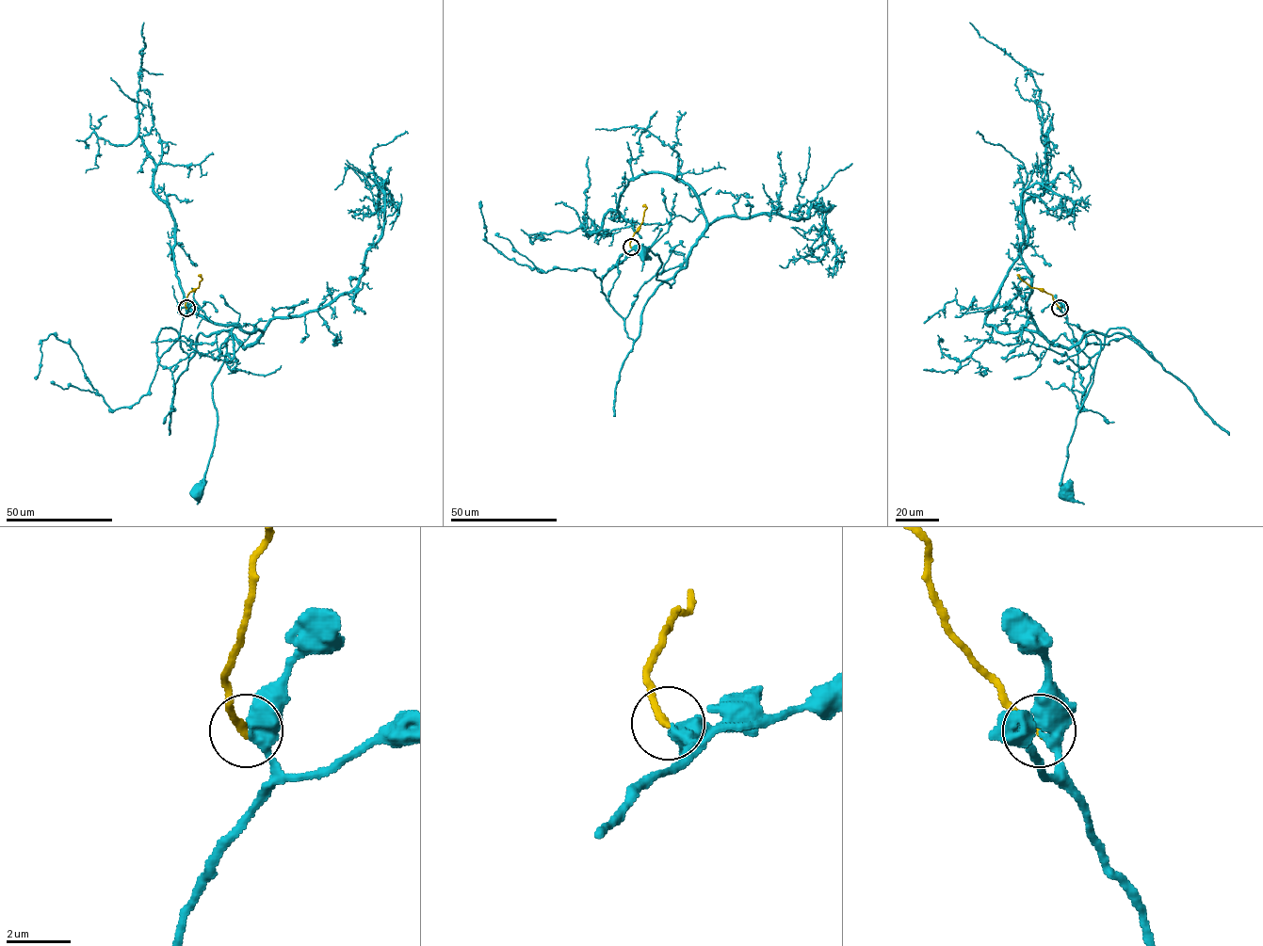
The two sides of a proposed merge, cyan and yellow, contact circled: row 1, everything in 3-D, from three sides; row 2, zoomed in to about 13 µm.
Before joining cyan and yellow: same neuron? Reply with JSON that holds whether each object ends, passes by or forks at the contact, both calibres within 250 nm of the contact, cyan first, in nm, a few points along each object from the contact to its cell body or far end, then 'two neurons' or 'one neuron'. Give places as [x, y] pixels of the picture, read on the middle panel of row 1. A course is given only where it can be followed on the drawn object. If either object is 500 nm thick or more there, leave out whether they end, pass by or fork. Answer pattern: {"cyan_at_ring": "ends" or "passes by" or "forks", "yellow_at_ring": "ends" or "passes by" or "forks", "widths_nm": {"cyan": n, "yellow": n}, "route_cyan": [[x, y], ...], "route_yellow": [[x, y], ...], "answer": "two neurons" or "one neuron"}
{"cyan_at_ring": "passes by", "yellow_at_ring": "ends", "widths_nm": {"cyan": 460, "yellow": 240}, "route_cyan": [[631, 247], [601, 292], [634, 341], [649, 296], [678, 270], [671, 287], [656, 279], [659, 256], [641, 250]], "route_yellow": [[631, 247], [629, 243], [647, 208], [643, 205]], "answer": "one neuron"}

